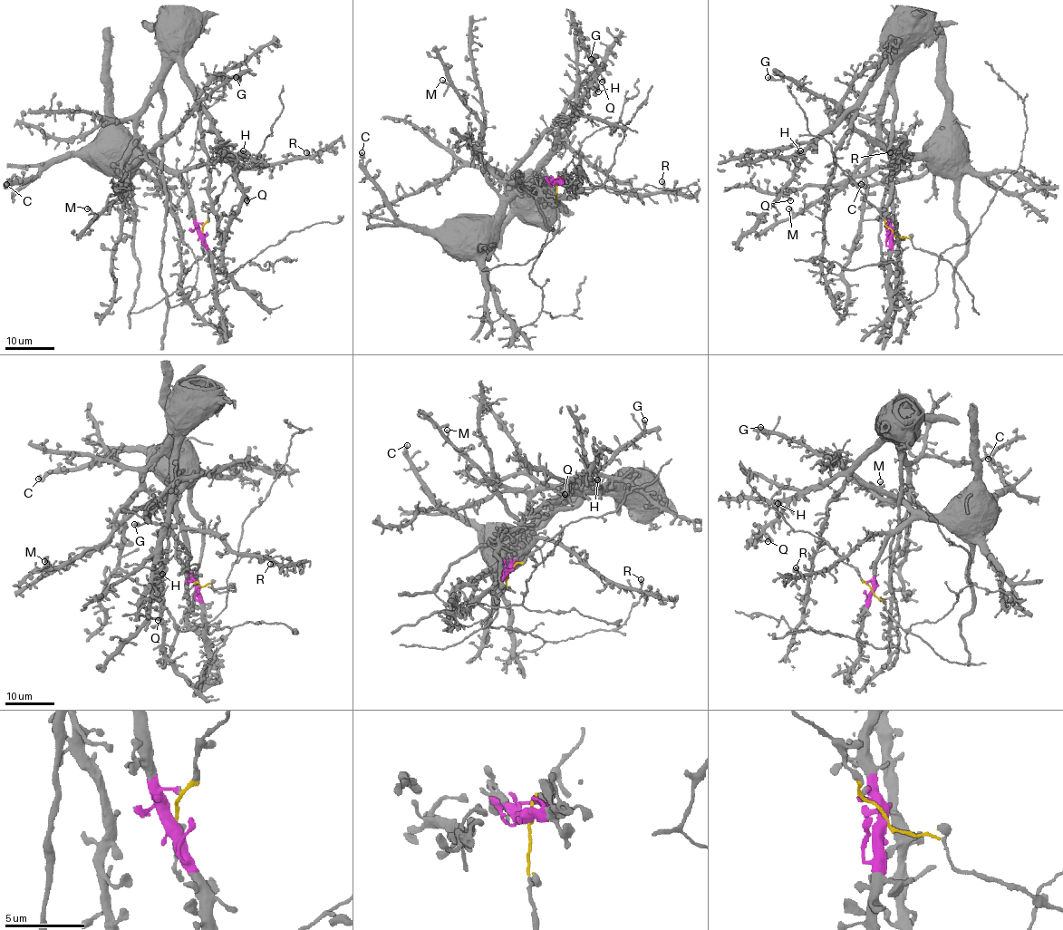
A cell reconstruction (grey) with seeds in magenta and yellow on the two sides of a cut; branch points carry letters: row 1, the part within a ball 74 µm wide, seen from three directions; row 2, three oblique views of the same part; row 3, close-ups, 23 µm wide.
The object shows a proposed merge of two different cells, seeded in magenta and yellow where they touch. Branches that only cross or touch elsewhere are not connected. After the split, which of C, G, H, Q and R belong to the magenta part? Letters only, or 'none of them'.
C, G, R

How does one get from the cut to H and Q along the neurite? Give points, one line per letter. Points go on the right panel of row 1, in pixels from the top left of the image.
H: (893, 234), (940, 256), (936, 290), (908, 305), (897, 292), (891, 62), (800, 150)
Q: (893, 234), (940, 256), (936, 290), (908, 305), (897, 292), (890, 62), (806, 151), (782, 192), (791, 200)

